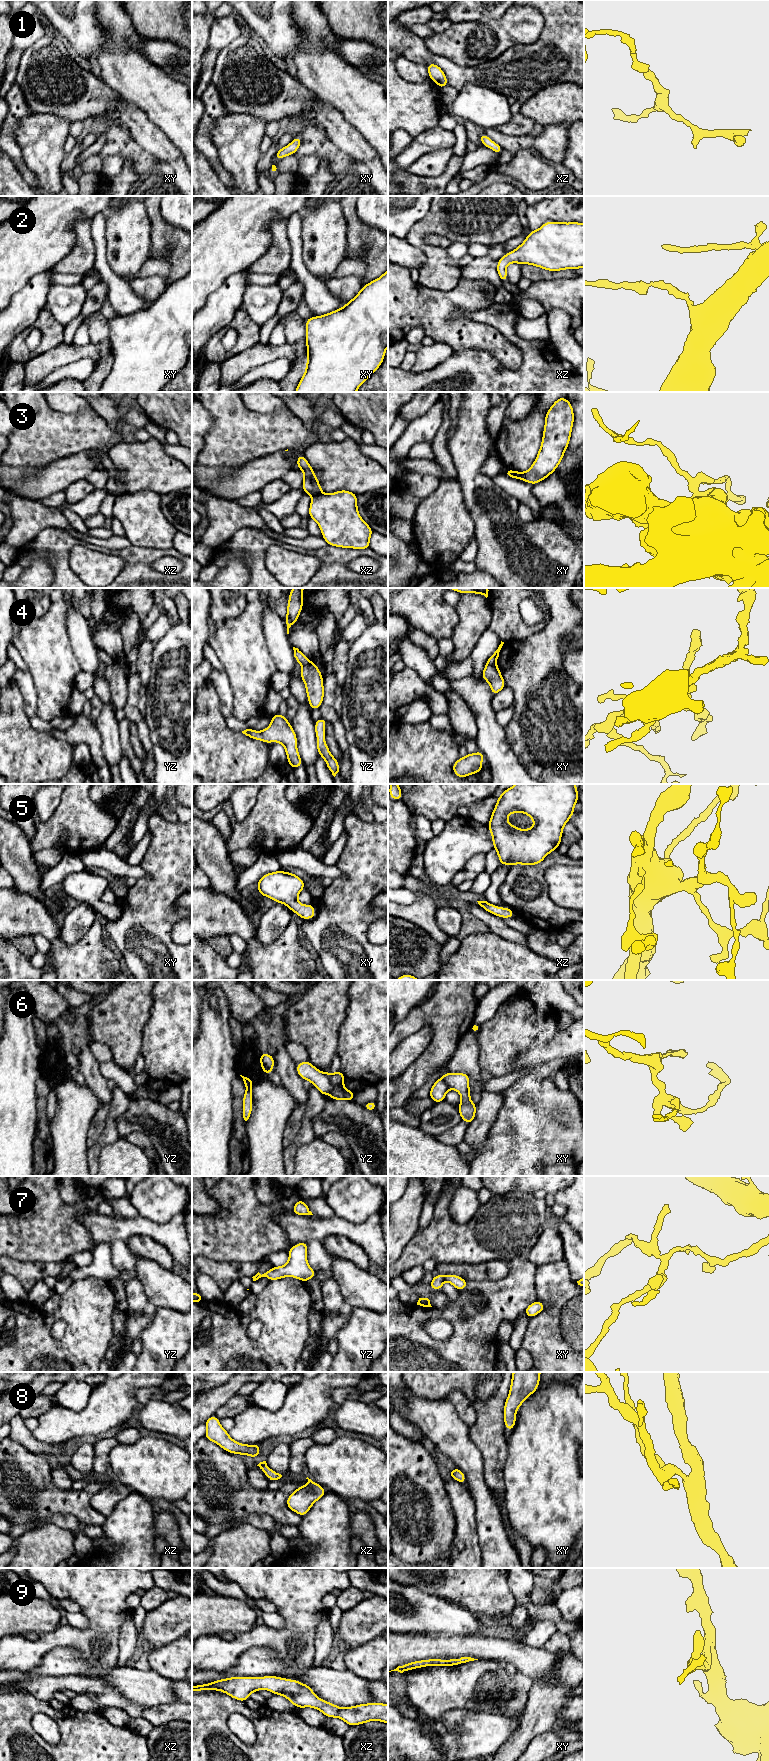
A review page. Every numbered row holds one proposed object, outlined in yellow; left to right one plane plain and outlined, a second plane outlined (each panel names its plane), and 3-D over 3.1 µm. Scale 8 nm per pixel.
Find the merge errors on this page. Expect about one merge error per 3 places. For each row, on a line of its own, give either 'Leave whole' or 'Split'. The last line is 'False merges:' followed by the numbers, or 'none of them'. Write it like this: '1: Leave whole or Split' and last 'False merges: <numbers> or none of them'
1: Leave whole
2: Leave whole
3: Split
4: Split
5: Leave whole
6: Split
7: Split
8: Leave whole
9: Leave whole
False merges: 3, 4, 6, 7

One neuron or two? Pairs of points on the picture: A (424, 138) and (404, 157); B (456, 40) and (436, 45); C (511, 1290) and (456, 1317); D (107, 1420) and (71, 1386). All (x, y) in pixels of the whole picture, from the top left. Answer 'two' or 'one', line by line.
A: one
B: one
C: one
D: two

